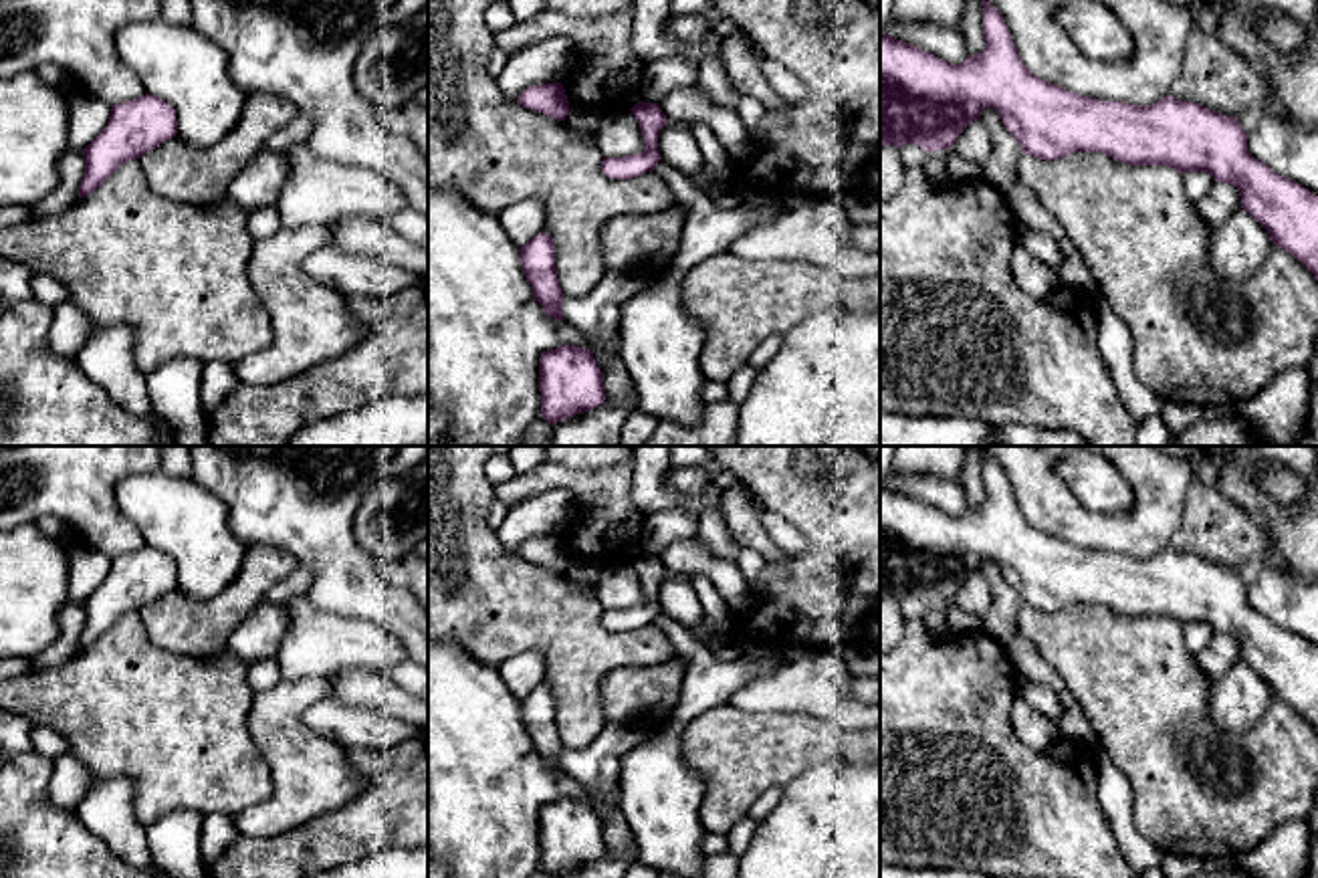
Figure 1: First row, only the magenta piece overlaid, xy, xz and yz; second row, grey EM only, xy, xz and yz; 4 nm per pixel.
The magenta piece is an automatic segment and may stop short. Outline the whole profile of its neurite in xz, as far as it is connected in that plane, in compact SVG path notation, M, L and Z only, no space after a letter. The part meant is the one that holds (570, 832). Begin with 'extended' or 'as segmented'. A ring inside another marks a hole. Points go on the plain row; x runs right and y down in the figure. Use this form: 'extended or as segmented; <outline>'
as segmented; M569 795L541 805L539 844L541 870L549 876L595 862L608 848L593 805Z

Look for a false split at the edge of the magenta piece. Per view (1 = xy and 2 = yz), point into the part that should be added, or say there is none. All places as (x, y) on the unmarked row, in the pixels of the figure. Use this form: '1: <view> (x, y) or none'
1: none
2: none

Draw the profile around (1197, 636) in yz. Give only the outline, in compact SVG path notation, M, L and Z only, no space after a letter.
M1185 624L1181 628L1185 646L1193 656L1197 656L1215 636L1209 624Z

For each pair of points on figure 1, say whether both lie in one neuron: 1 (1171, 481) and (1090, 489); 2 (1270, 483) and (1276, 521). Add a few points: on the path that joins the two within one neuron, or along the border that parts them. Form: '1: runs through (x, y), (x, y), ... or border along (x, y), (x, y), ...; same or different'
1: border along (1113, 467), (1129, 485), (1131, 505), (1090, 511); different
2: border along (1252, 467), (1266, 495), (1296, 503); different

